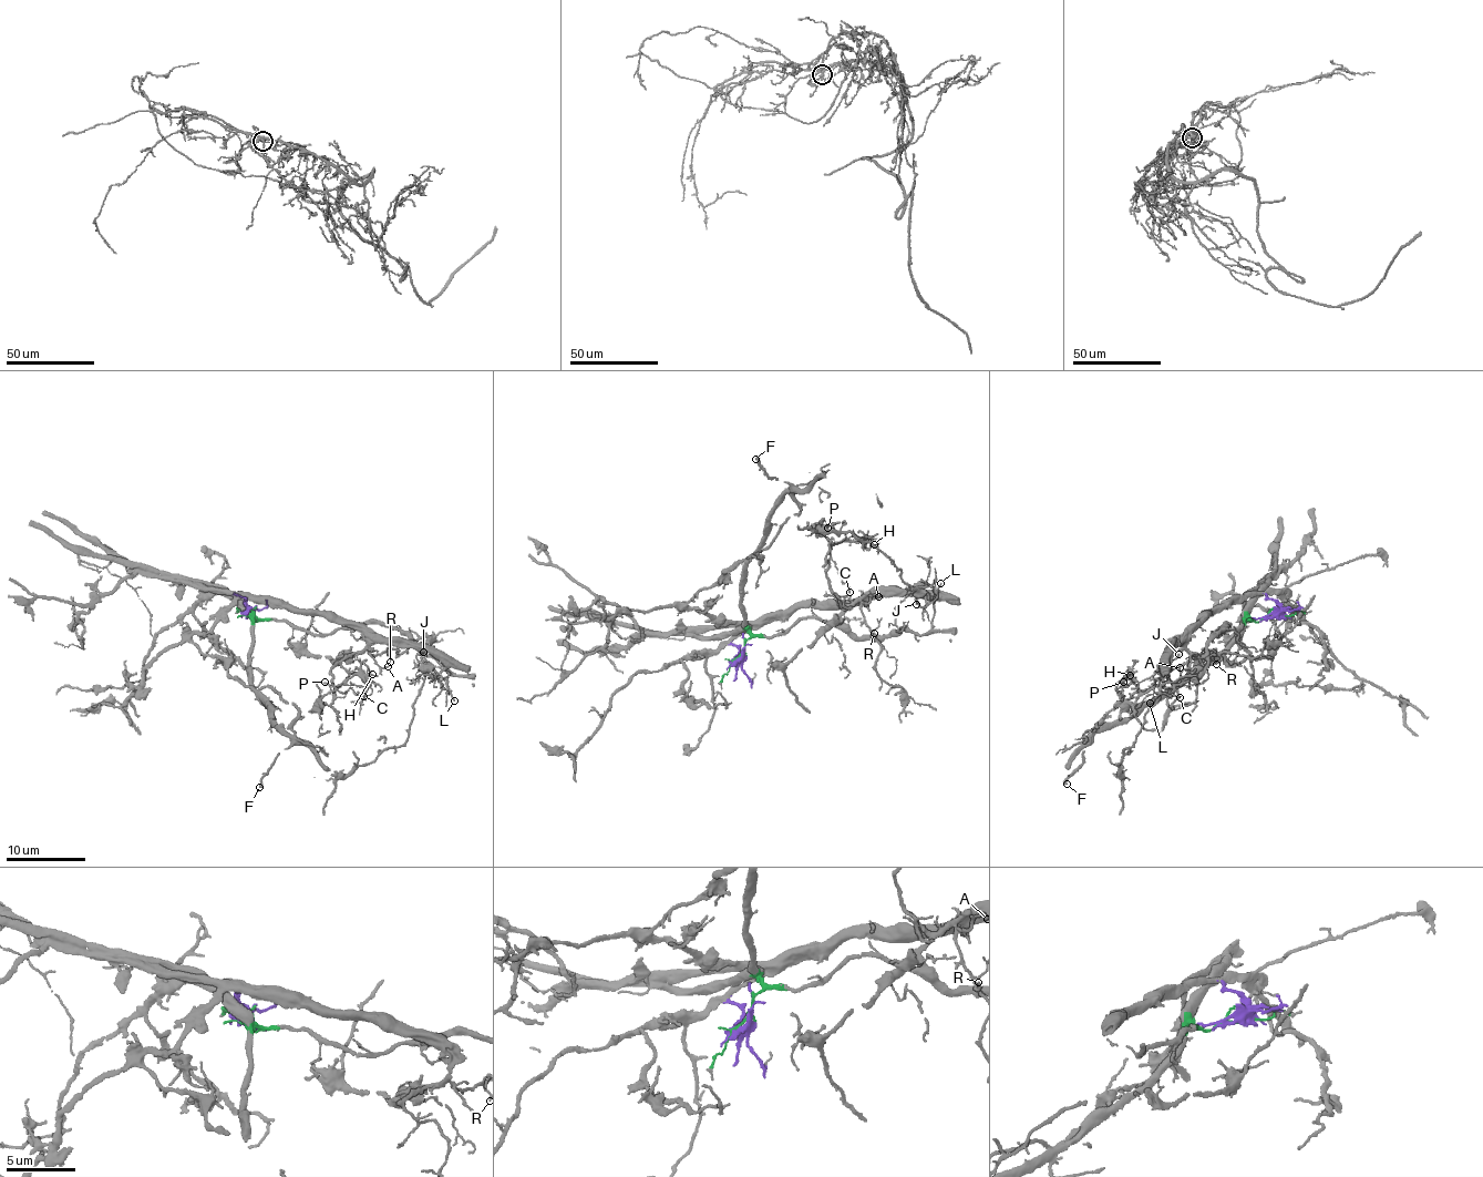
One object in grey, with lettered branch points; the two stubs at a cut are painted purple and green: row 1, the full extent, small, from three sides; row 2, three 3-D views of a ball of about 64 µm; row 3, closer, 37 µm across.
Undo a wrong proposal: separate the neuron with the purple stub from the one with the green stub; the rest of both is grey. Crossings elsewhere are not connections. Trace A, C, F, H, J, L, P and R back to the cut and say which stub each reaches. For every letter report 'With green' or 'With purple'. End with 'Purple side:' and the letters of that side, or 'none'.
A: With purple
C: With purple
F: With green
H: With purple
J: With purple
L: With green
P: With purple
R: With purple
Purple side: A, C, H, J, P, R

